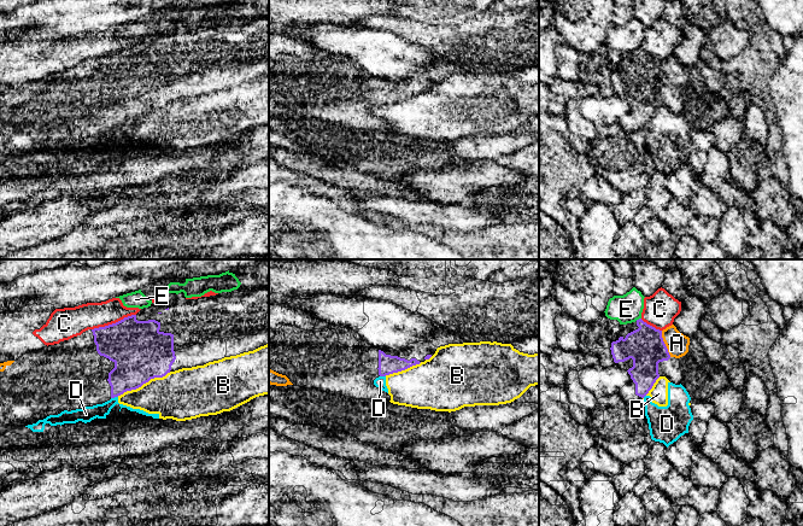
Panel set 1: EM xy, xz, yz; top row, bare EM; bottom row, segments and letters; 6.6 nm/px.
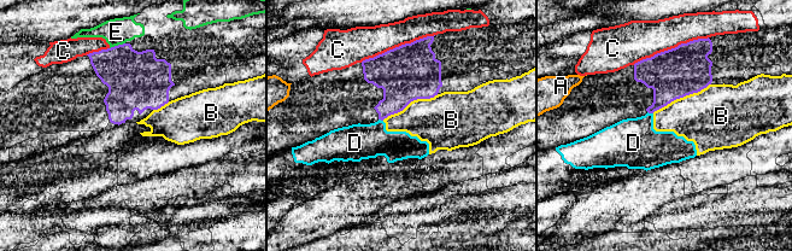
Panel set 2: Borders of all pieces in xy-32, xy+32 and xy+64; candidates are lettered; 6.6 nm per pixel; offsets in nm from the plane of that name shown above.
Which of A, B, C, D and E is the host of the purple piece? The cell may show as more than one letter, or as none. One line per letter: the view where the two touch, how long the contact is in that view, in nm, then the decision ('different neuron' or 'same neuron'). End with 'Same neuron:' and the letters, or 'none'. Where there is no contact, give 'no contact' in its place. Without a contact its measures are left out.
A: yz | 190 nm | different neuron
B: xy | 400 nm | different neuron
C: xy | 320 nm | different neuron
D: xy | 50 nm | different neuron
E: yz | 40 nm | different neuron
Same neuron: none

